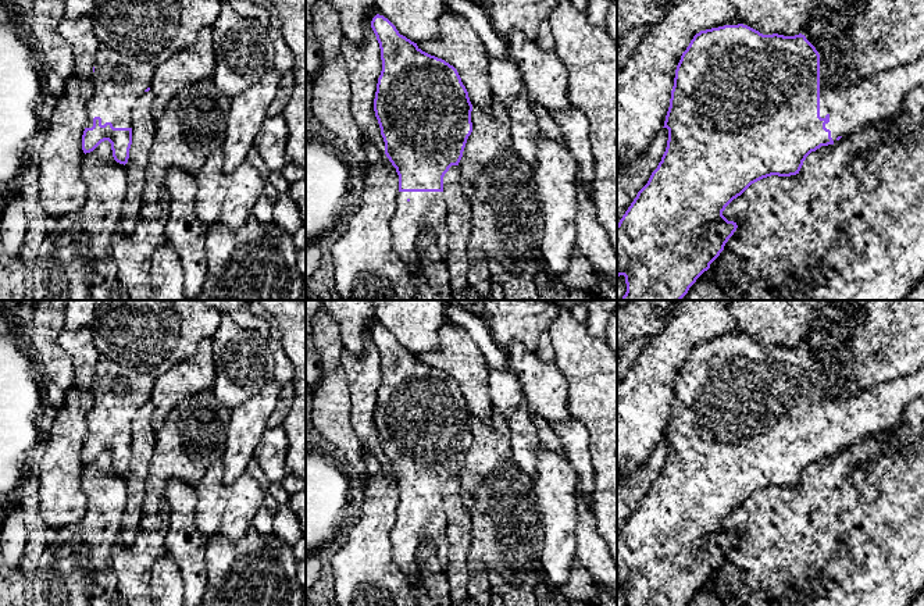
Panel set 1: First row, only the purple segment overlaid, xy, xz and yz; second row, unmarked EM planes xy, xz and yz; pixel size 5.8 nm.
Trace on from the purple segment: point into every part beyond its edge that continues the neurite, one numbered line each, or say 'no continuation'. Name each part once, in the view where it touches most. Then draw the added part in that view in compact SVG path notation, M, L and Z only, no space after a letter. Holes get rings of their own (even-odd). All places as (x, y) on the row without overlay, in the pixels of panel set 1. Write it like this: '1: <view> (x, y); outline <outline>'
1: yz (877, 409); outline M820 367L820 428L830 427L825 439L831 442L835 453L838 448L849 448L853 443L880 432L889 432L898 425L906 407L918 396L924 395L924 367L913 374L899 377L893 381L884 381L866 388L855 395L843 398L848 378L835 375Z

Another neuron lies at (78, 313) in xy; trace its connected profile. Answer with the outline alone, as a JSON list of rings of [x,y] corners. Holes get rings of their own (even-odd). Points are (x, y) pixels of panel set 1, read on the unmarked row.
[[[67,300],[65,328],[76,331],[90,327],[100,302],[101,300]]]

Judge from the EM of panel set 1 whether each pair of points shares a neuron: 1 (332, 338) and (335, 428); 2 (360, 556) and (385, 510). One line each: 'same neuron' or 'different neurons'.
1: same neuron
2: same neuron

